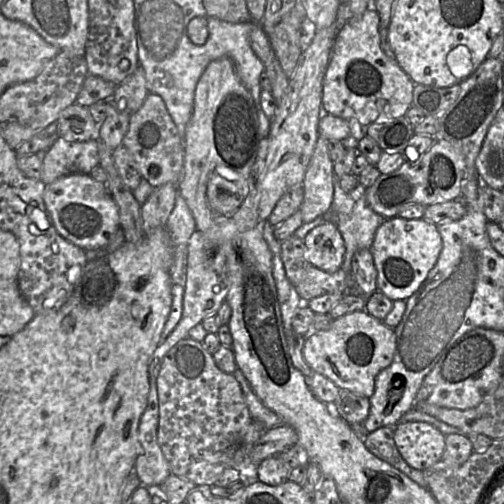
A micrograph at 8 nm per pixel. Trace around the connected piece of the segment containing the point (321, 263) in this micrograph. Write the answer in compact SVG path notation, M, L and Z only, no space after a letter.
M326 220L313 228L304 239L305 258L310 265L333 273L341 268L345 243L337 225Z

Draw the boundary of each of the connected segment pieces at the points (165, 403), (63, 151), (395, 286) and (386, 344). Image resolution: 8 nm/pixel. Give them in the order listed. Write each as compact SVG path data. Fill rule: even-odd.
M186 338L179 341L165 355L159 375L157 376L157 389L159 399L159 426L157 440L162 453L169 463L172 474L189 480L197 486L214 485L224 470L228 467L232 467L234 454L242 445L248 426L253 421L239 382L235 379L234 375L224 373L216 366L213 355L204 348L203 343L191 338Z
M96 136L88 141L67 141L58 137L42 154L42 182L48 185L69 174L90 174L99 165L98 149Z
M424 218L386 219L376 230L371 246L377 270L377 289L392 301L406 301L426 280L442 250L442 238L436 224Z
M362 310L341 316L328 329L305 338L303 356L314 372L331 380L340 390L369 399L374 393L376 376L392 363L395 349L394 329Z

